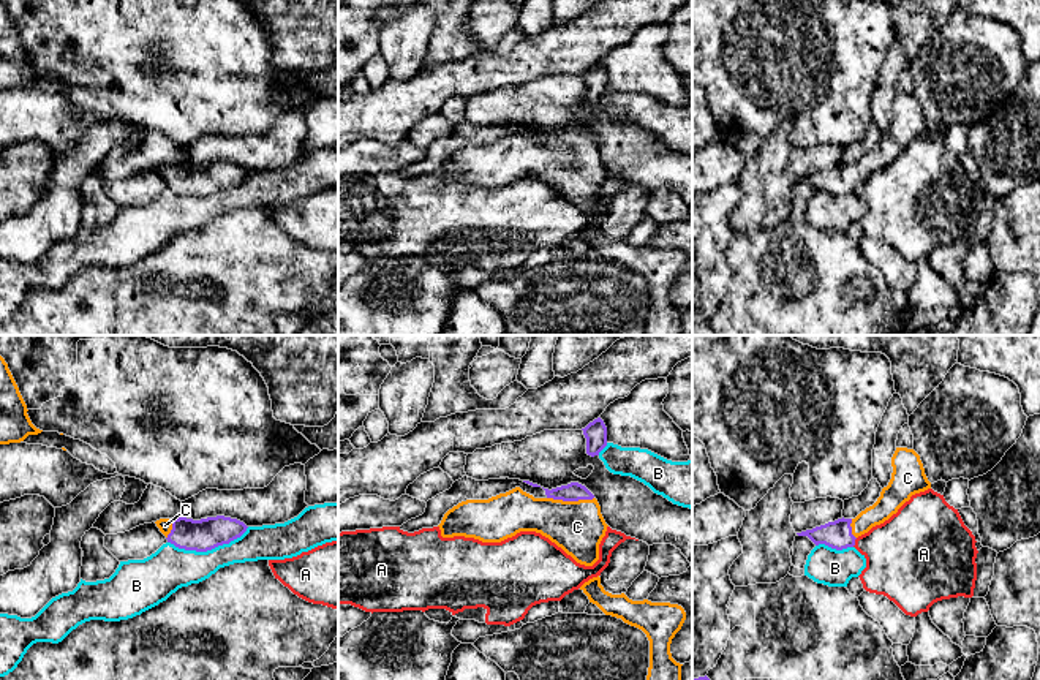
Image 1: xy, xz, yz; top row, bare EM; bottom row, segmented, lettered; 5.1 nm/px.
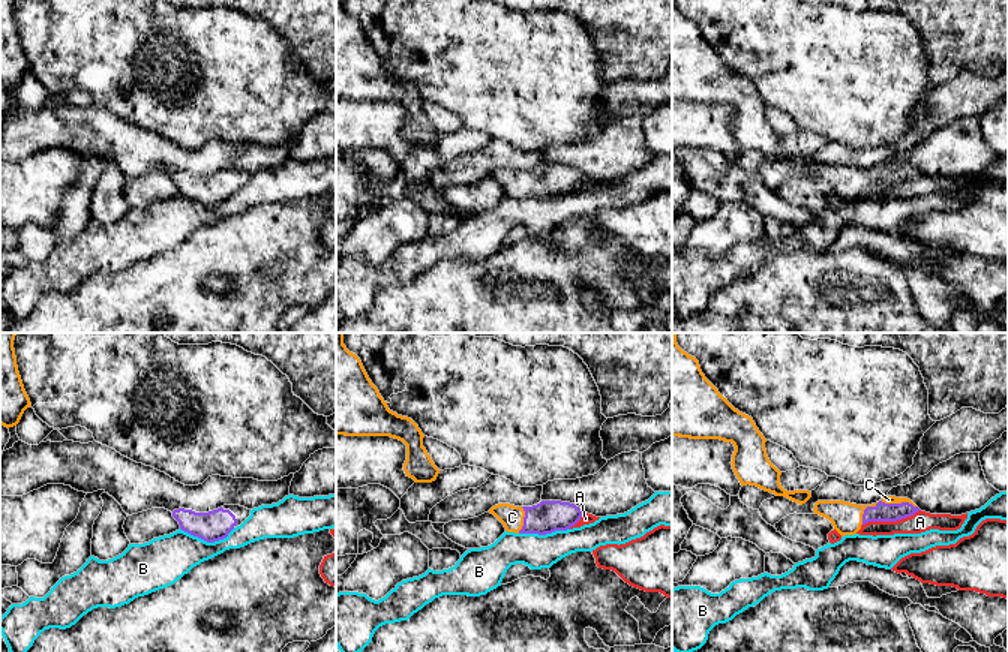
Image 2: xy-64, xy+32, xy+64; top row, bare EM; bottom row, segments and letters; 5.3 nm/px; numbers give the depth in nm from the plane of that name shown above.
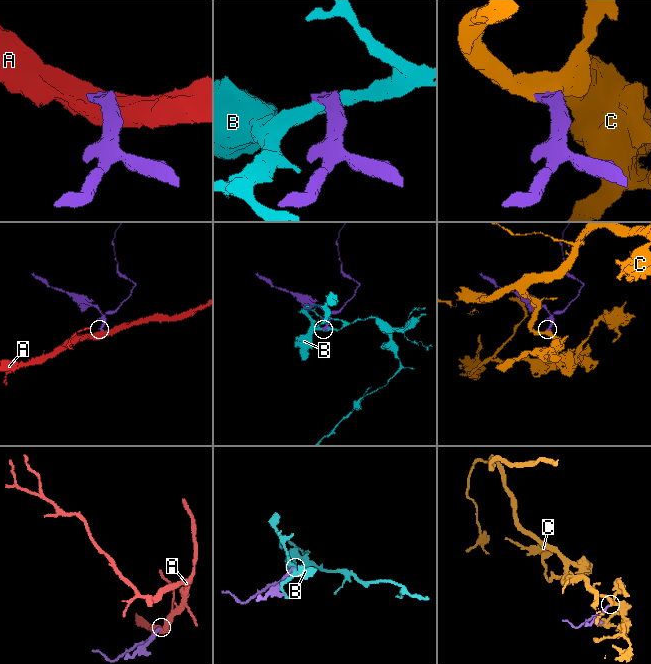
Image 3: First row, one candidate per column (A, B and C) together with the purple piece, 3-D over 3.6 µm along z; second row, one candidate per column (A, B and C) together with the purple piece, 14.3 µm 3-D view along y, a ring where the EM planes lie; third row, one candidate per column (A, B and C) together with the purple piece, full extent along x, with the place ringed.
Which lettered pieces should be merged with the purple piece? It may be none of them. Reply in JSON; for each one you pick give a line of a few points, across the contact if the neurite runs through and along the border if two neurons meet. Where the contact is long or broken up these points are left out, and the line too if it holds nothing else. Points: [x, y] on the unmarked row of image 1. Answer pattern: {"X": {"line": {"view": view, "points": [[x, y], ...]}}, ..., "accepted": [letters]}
{"C": {"line": {"view": "xz", "points": [[572, 138], [571, 146], [571, 165], [577, 173]]}}, "accepted": ["C"]}

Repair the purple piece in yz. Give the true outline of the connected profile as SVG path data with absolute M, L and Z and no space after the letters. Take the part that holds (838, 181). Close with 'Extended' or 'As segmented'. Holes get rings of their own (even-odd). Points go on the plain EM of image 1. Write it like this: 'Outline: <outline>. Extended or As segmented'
Outline: M896 93L891 112L888 131L882 134L877 147L855 164L842 163L797 180L808 182L816 191L825 190L836 196L853 193L858 182L888 166L912 141L931 134L920 101L914 95Z. Extended

